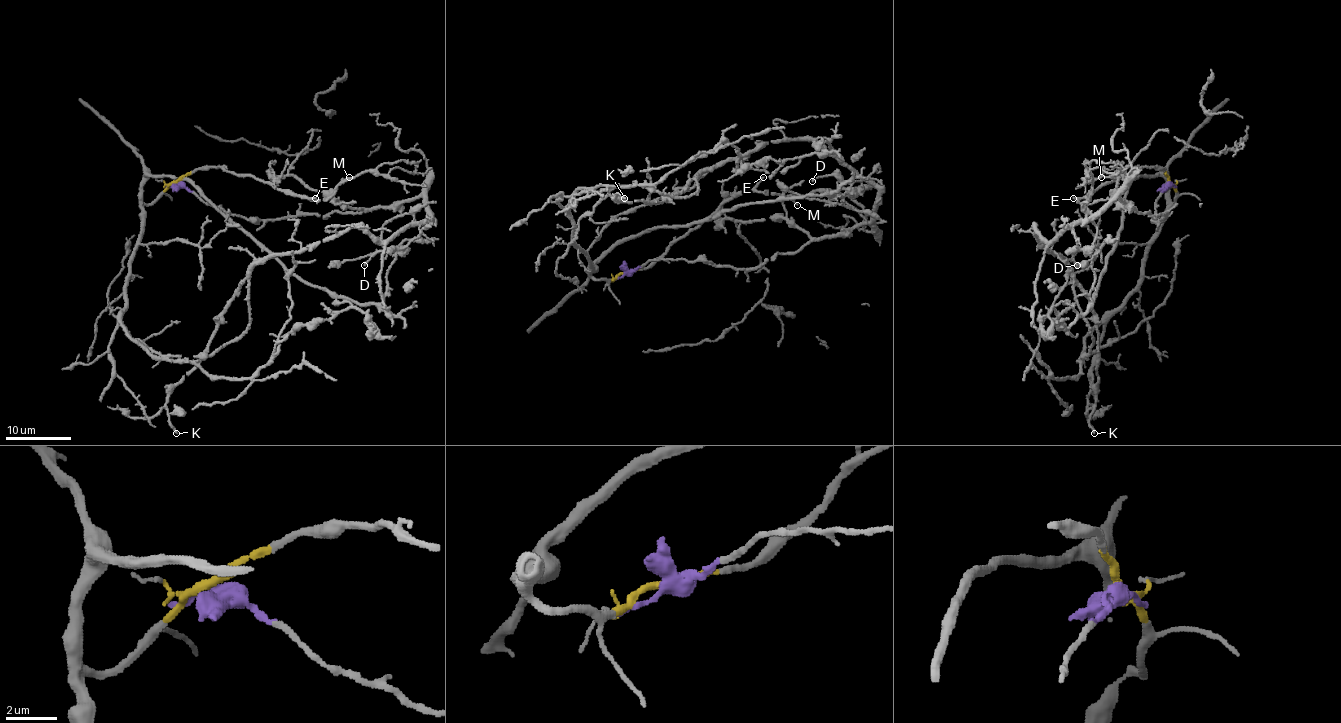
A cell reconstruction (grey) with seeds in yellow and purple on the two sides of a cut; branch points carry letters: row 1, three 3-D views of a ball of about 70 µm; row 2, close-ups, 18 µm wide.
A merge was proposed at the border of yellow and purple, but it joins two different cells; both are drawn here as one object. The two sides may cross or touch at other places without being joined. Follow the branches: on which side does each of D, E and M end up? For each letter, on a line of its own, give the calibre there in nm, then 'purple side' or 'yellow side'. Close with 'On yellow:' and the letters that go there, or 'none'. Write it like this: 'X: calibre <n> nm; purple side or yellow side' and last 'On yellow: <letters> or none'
D: calibre 150 nm; yellow side
E: calibre 240 nm; yellow side
M: calibre 100 nm; yellow side
On yellow: D, E, M

